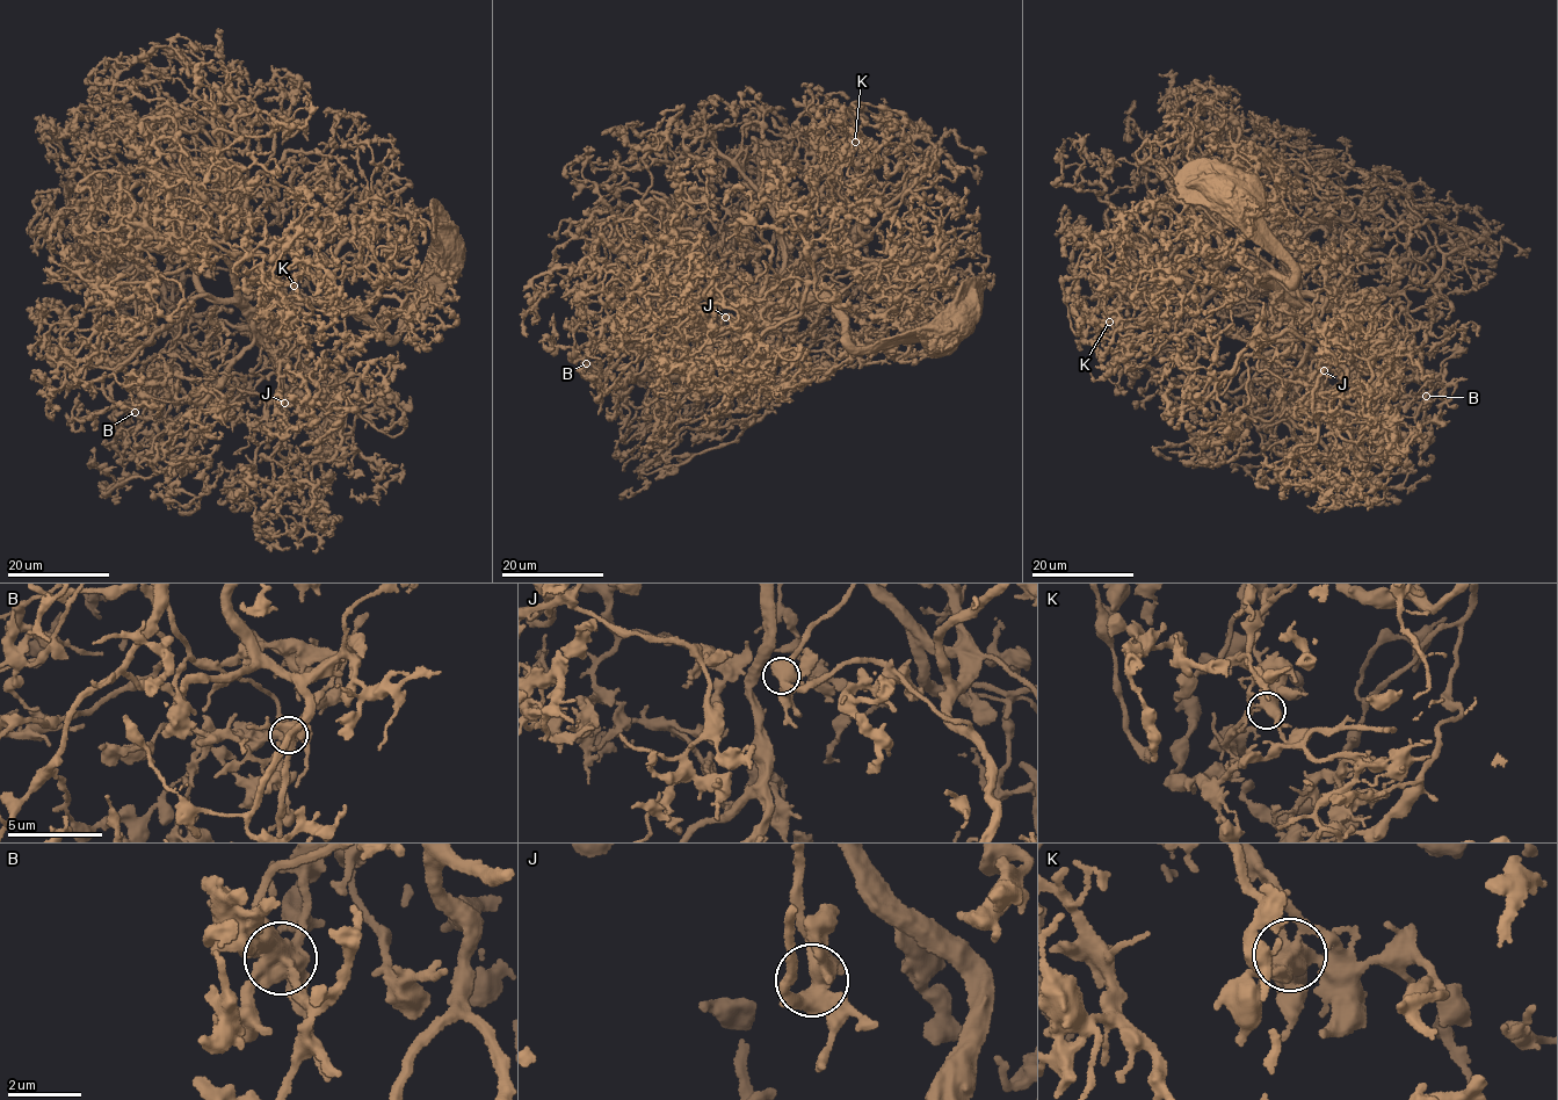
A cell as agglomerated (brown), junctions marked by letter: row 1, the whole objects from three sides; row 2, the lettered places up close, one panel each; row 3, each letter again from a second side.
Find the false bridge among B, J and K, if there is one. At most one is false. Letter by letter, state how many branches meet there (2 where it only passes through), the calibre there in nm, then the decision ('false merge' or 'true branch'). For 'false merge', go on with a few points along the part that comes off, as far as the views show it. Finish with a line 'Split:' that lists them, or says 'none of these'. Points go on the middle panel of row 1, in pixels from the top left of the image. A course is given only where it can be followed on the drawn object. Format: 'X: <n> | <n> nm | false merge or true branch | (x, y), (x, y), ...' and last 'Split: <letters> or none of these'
B: 5 | 550 nm | true branch
J: 5 | 500 nm | true branch
K: 5 | 480 nm | false merge | (854, 142), (839, 117), (852, 135), (847, 174), (857, 185), (847, 197), (848, 224), (830, 192), (834, 167)
Split: K

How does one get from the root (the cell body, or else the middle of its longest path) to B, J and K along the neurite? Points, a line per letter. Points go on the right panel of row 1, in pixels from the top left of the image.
B: (1229, 196), (1291, 272), (1266, 283), (1294, 299), (1327, 308), (1381, 294), (1407, 298), (1411, 362), (1426, 396)
J: (1229, 196), (1290, 268), (1290, 279), (1263, 280), (1291, 328), (1317, 338), (1324, 370)
K: (1229, 196), (1290, 279), (1202, 223), (1211, 262), (1195, 245), (1159, 291), (1121, 282), (1108, 323)

